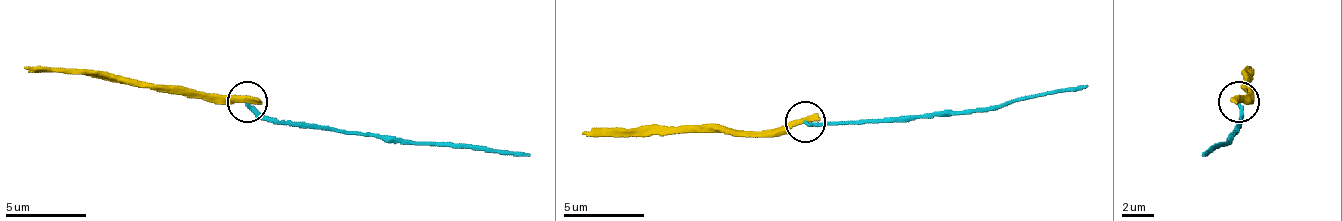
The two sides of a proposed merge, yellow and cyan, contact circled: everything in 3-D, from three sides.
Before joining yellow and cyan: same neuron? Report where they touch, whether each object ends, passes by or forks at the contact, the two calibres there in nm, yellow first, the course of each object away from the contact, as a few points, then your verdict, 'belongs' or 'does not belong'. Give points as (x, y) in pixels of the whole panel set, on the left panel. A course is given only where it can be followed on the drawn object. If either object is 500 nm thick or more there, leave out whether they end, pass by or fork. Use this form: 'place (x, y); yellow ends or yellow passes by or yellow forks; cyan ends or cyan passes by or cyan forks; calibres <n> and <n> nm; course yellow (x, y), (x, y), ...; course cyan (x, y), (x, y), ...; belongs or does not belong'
place (247, 101); yellow ends; cyan ends; calibres 480 and 240 nm; course yellow (246, 102), (218, 94), (170, 94), (25, 66); course cyan (246, 102), (270, 119), (528, 155); does not belong

